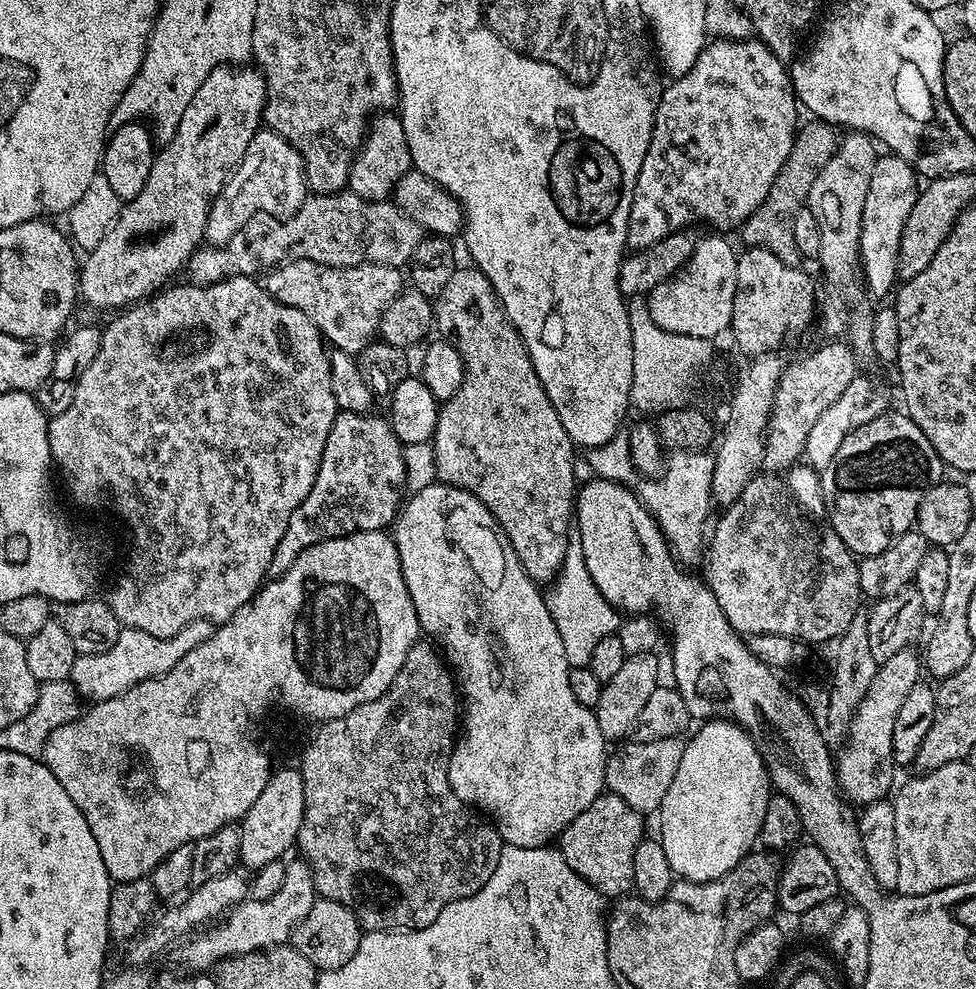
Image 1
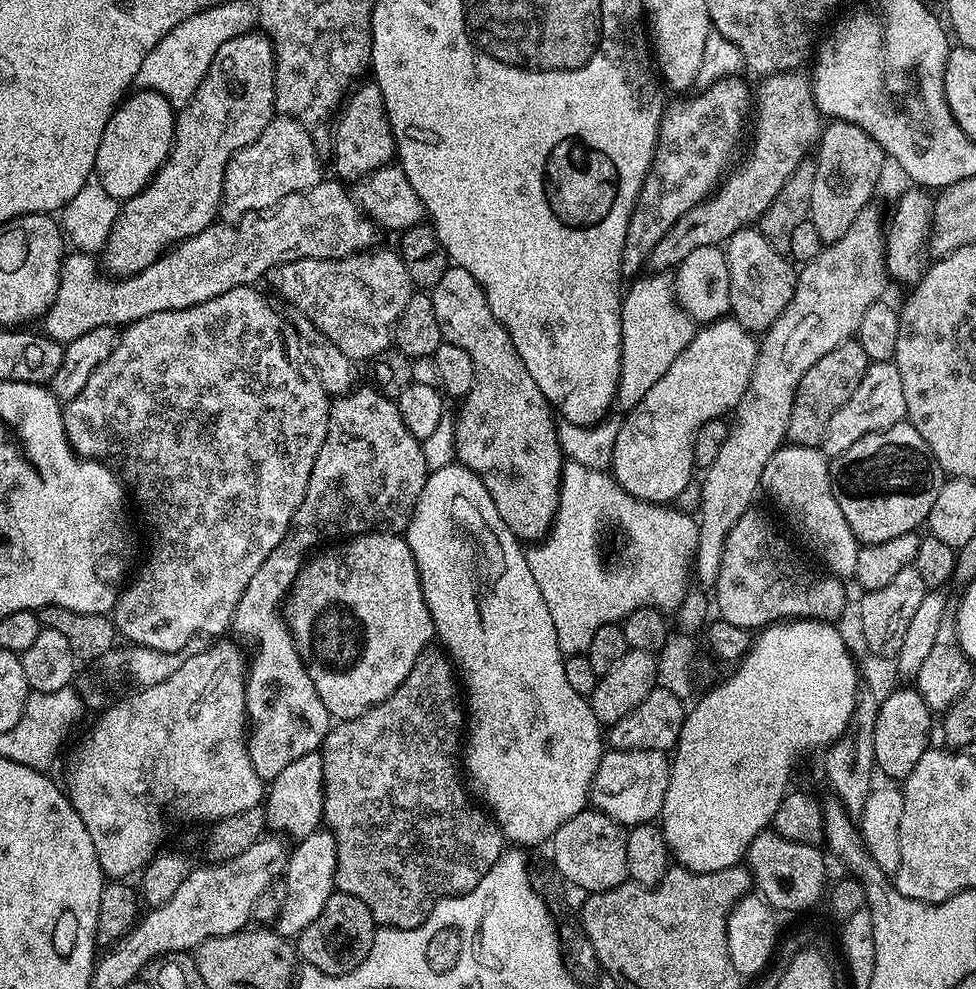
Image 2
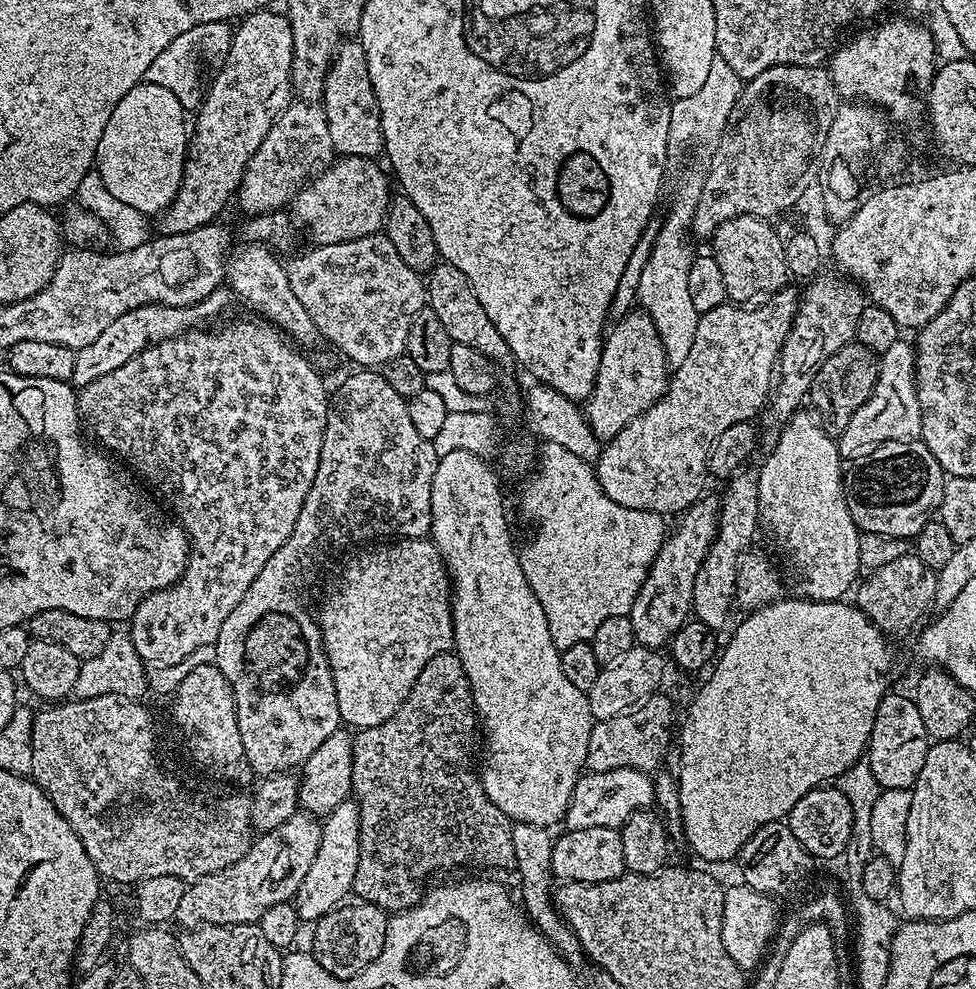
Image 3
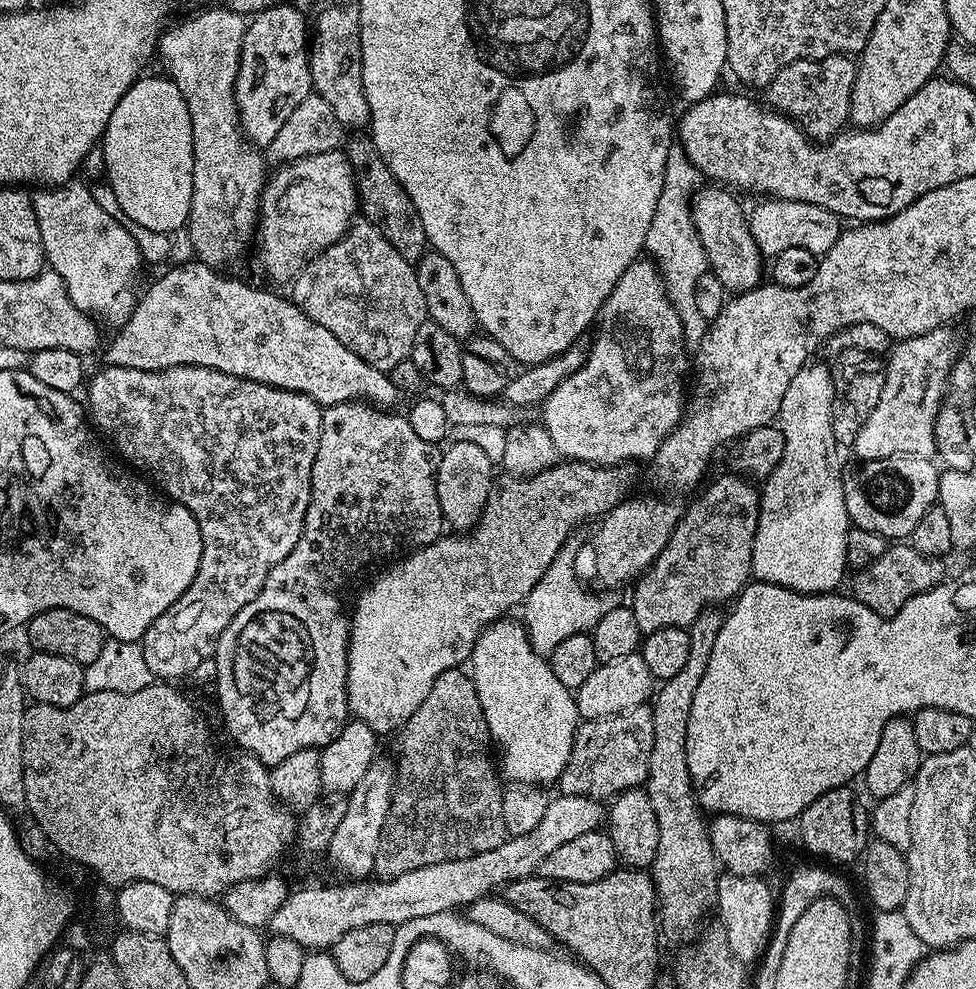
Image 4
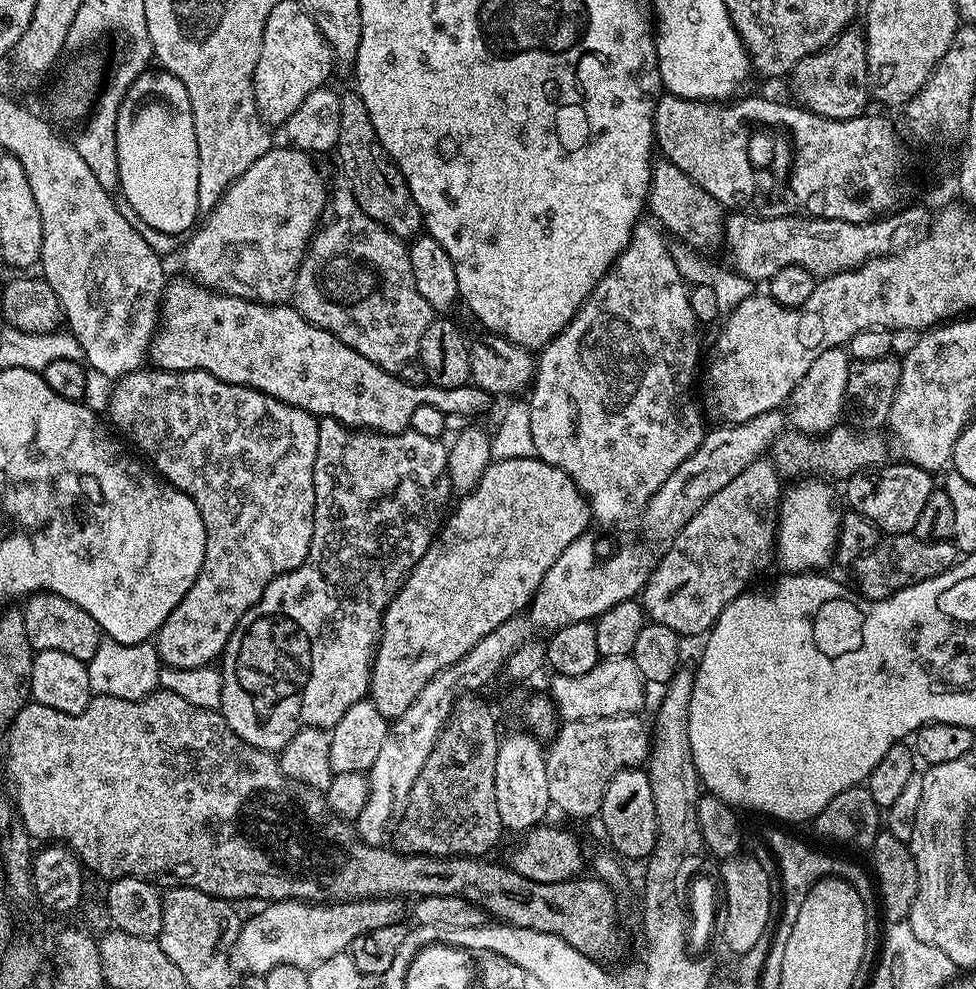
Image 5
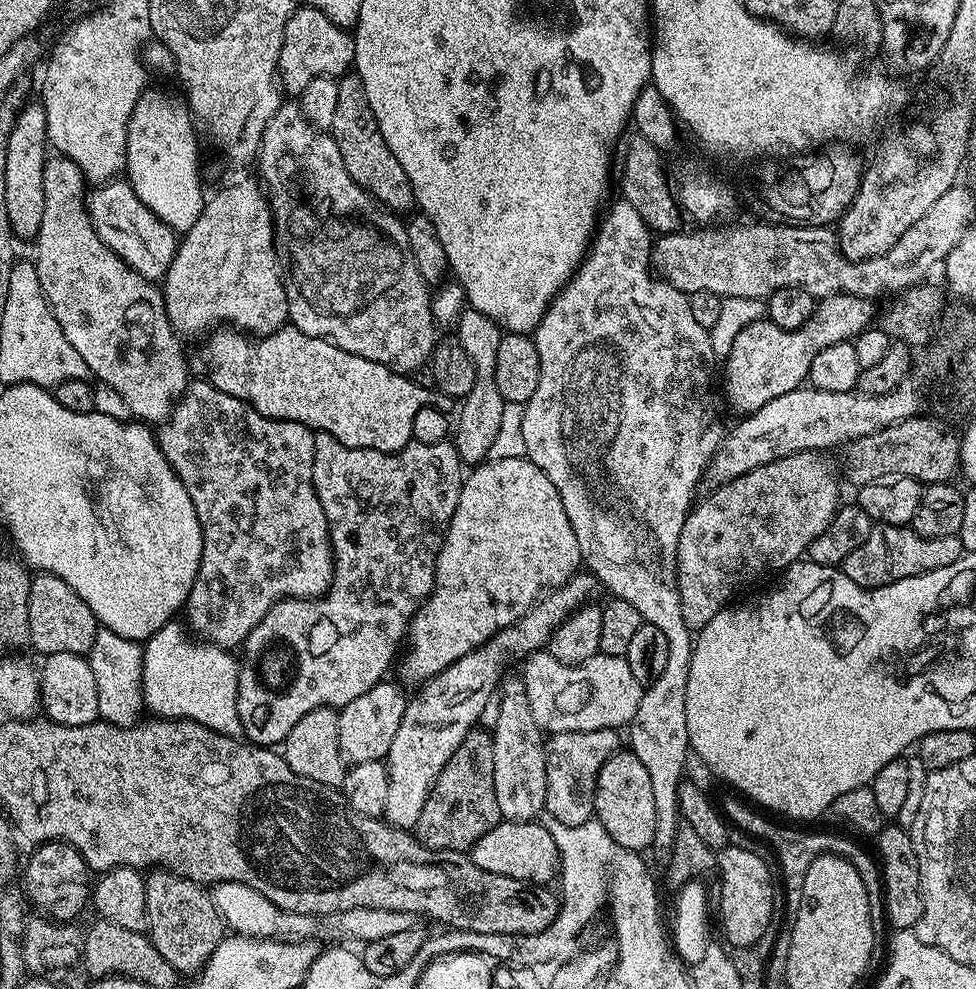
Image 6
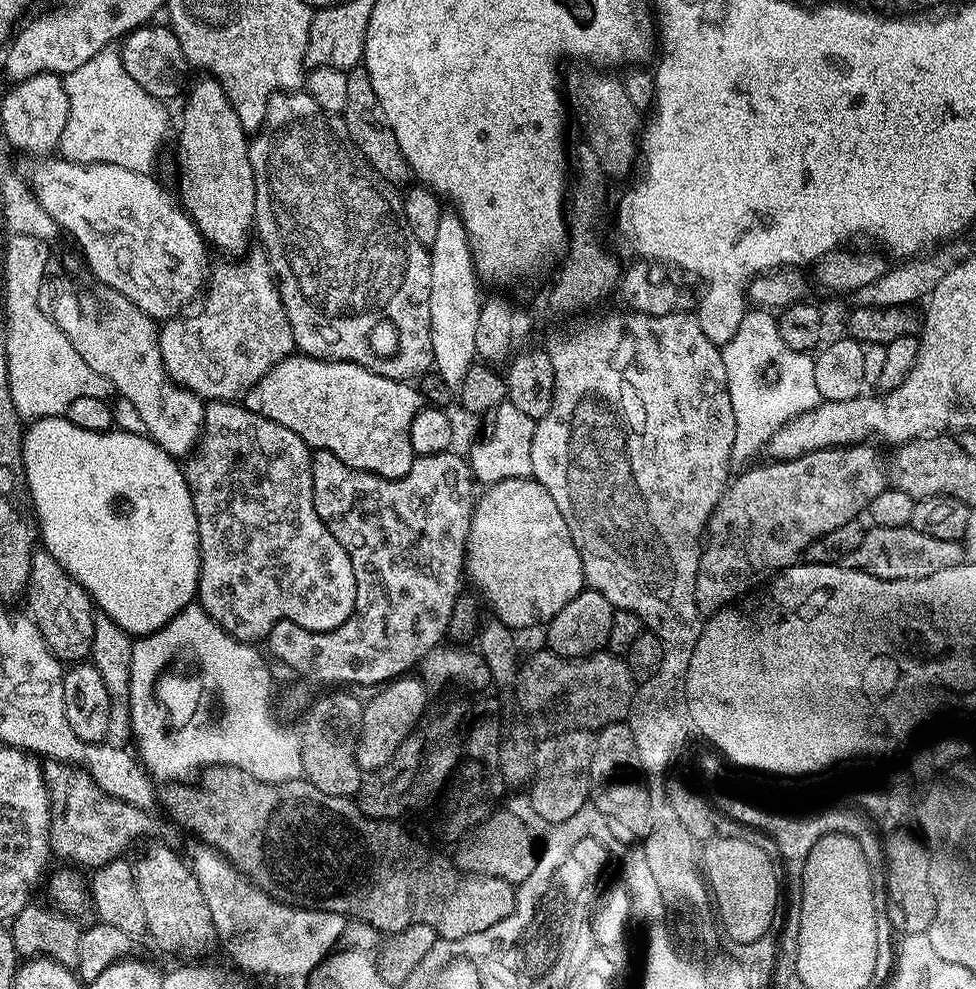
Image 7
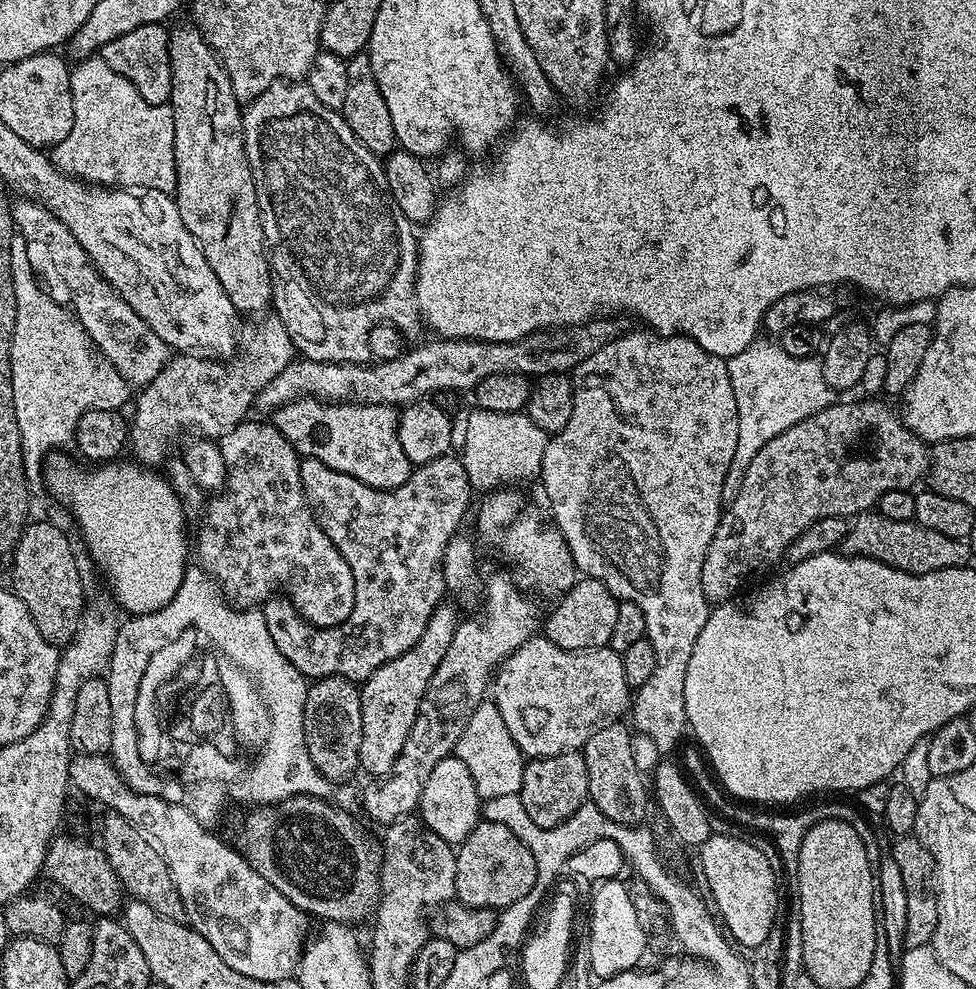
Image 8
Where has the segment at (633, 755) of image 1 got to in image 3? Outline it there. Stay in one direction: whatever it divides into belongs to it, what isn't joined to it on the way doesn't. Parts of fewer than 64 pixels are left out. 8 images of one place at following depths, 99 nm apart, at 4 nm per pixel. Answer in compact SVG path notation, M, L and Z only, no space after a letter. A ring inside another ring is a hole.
M615 768L605 772L585 771L574 786L570 806L562 821L569 832L590 830L590 826L606 826L619 830L634 814L643 808L651 809L654 804L654 780L651 775L633 768Z

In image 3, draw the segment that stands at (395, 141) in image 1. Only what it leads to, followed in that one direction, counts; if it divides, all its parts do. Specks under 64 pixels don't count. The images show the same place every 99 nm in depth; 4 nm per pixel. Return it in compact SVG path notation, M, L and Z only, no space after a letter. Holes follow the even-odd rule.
M349 38L336 49L332 64L324 79L322 107L330 126L332 151L337 157L366 156L376 158L383 153L382 122L378 110L378 98L374 98L374 86L370 82L370 66L366 66L366 50L359 39Z

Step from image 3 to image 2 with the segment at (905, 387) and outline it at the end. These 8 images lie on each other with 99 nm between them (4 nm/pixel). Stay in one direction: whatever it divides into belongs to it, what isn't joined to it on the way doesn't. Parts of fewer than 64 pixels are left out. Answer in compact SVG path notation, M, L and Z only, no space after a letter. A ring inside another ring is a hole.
M892 360L871 361L862 382L858 382L858 390L854 390L854 394L850 394L847 402L836 411L834 418L830 418L822 451L829 458L838 457L850 450L858 438L886 430L901 423L905 417L906 398L902 394L902 374L898 374L898 366Z

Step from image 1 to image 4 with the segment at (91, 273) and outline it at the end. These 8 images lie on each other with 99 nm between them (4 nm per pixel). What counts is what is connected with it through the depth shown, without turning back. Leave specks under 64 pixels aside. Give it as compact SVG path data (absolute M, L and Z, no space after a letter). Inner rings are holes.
M277 2L272 8L264 8L247 21L242 46L240 65L236 75L236 107L240 109L240 128L245 136L257 146L274 142L274 134L282 130L282 122L294 114L302 98L313 95L312 75L308 58L310 55L310 24L292 4Z

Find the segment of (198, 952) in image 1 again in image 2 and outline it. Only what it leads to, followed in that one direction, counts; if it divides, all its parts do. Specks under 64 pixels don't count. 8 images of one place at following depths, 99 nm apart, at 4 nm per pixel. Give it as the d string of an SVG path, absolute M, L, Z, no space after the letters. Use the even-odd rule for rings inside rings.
M327 830L312 832L304 840L299 841L295 847L291 849L288 860L286 903L282 905L280 917L274 922L275 931L285 938L299 937L300 932L306 930L306 926L310 926L310 922L314 922L318 914L322 914L322 906L326 906L326 898L330 898L336 891L336 839L332 837L331 832Z

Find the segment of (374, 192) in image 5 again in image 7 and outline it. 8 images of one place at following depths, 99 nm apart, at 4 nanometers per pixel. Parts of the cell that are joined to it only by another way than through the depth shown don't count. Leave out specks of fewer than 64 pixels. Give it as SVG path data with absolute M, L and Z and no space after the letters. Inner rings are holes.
M363 66L349 68L346 71L346 106L342 113L344 125L354 142L354 146L367 160L374 171L393 186L407 185L410 180L410 169L394 134L380 114L380 103L374 94L370 74Z

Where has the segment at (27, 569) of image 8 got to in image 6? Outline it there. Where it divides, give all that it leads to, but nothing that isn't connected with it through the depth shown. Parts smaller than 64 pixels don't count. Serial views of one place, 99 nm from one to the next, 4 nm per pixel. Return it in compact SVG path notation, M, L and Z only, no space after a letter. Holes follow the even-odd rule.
M42 572L32 577L30 586L30 634L31 647L40 651L41 657L50 654L85 655L94 646L94 634L98 627L96 615L78 598L78 594L62 578L49 572Z

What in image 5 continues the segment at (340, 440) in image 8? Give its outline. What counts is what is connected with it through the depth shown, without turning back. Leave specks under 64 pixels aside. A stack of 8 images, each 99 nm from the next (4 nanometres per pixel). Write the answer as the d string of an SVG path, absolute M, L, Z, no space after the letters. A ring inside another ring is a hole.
M181 278L181 280L176 281L173 279L165 288L163 300L160 303L159 327L148 348L148 356L151 363L156 363L153 365L157 369L166 372L205 372L206 374L214 374L214 378L218 378L222 382L253 388L270 398L278 398L290 406L298 406L302 410L311 412L317 418L329 416L338 422L342 422L348 428L359 428L370 432L381 432L382 434L398 434L405 431L411 425L414 418L414 410L418 410L418 406L438 406L445 409L447 414L462 414L465 418L472 418L472 416L478 415L488 403L493 403L494 400L489 392L483 392L481 388L475 387L471 383L454 386L453 388L435 388L429 383L408 385L400 380L398 375L387 372L384 368L374 366L374 362L362 358L362 354L358 354L353 348L343 344L334 334L330 334L326 330L311 324L301 312L296 311L295 307L288 304L259 304L257 300L243 300L237 296L228 296L225 292L214 292L211 288L203 288L201 284L197 284L196 281L187 278Z

